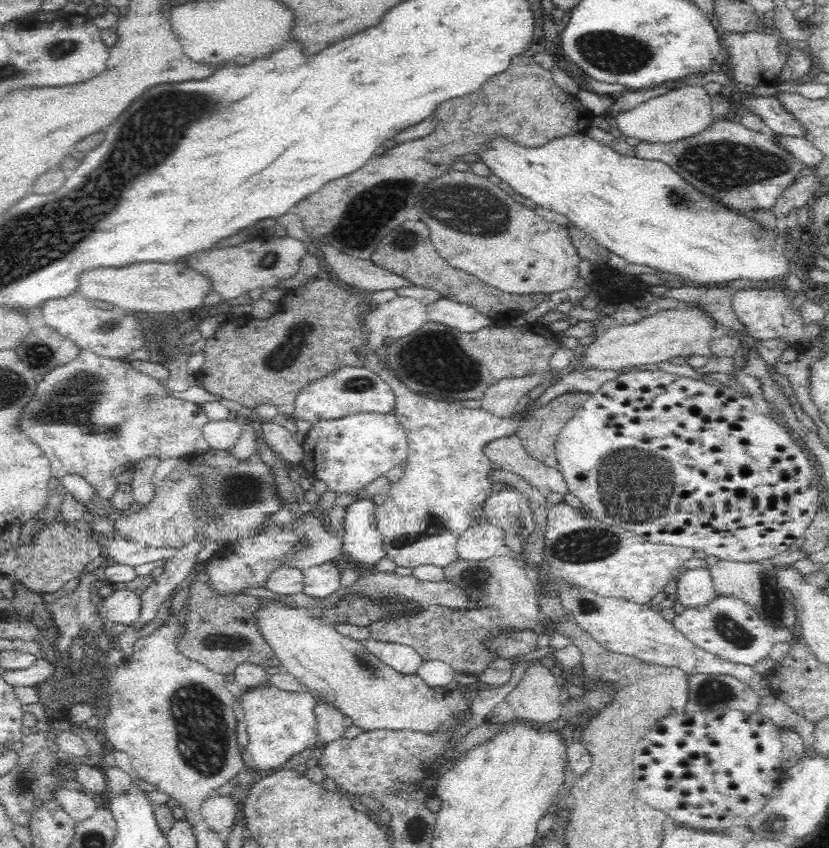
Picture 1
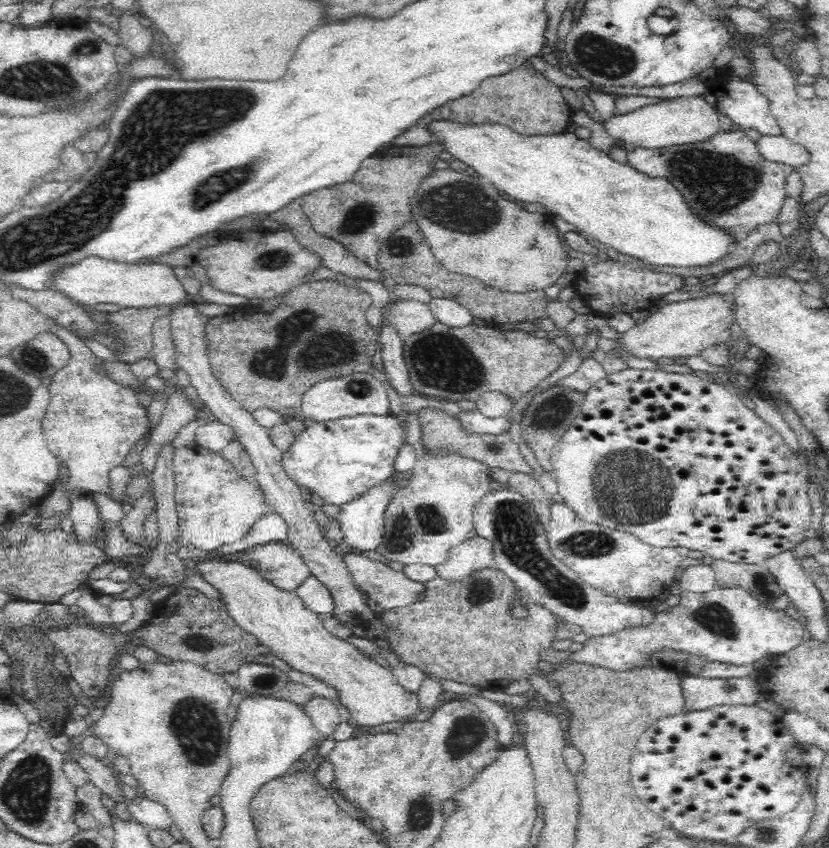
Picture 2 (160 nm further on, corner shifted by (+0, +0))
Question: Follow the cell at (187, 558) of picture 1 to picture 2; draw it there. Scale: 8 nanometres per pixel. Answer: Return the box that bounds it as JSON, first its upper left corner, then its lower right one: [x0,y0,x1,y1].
[173,444,270,552]

